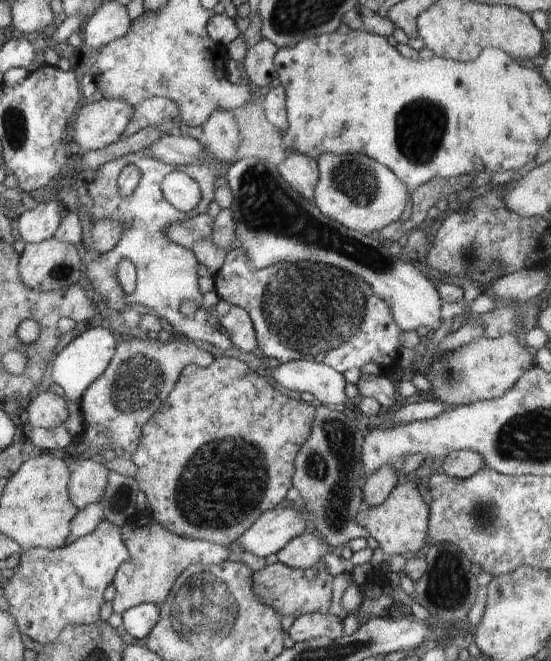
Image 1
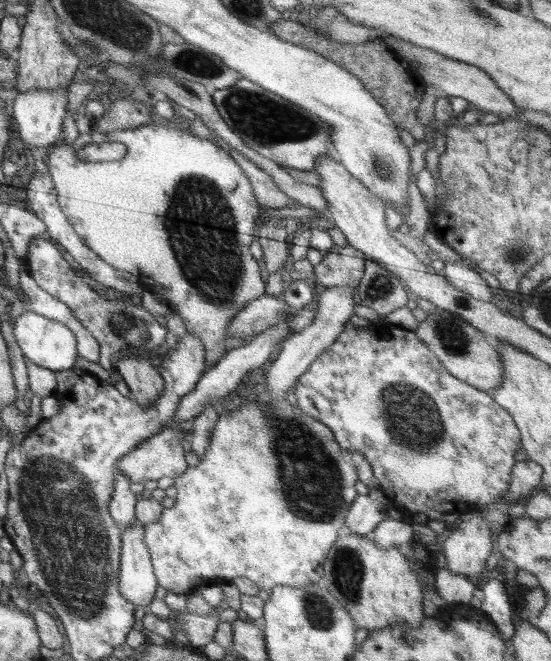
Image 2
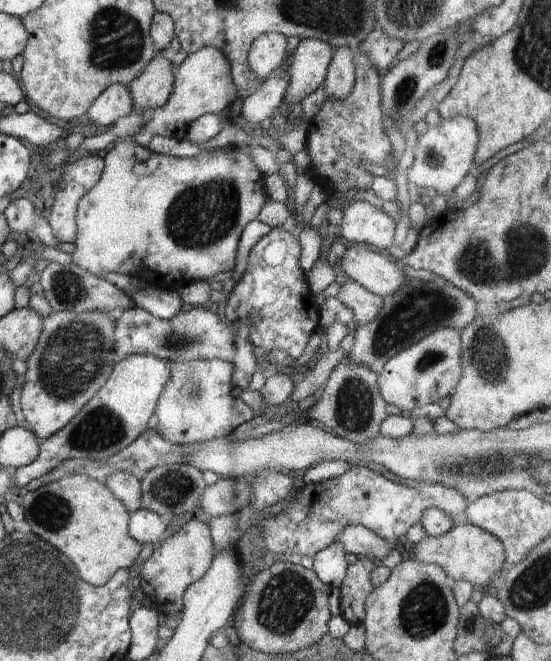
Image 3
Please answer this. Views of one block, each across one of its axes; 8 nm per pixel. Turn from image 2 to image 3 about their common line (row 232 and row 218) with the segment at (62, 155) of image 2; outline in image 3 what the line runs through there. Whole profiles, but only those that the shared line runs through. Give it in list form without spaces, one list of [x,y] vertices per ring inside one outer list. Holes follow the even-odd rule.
[[[132,138],[116,140],[111,146],[108,153],[103,158],[105,162],[102,176],[96,183],[94,188],[91,188],[78,201],[76,211],[77,218],[77,237],[74,242],[76,249],[73,256],[73,261],[83,269],[86,269],[93,275],[99,277],[109,272],[118,272],[118,274],[136,275],[138,268],[149,268],[157,273],[157,285],[167,290],[176,290],[178,287],[187,284],[191,281],[203,281],[219,272],[228,272],[235,265],[235,254],[244,227],[252,220],[256,219],[262,206],[268,200],[268,192],[264,181],[264,174],[261,173],[255,164],[251,161],[248,155],[243,155],[240,151],[234,148],[222,148],[216,151],[204,151],[192,158],[184,157],[169,157],[152,152],[148,148],[144,148]]]

